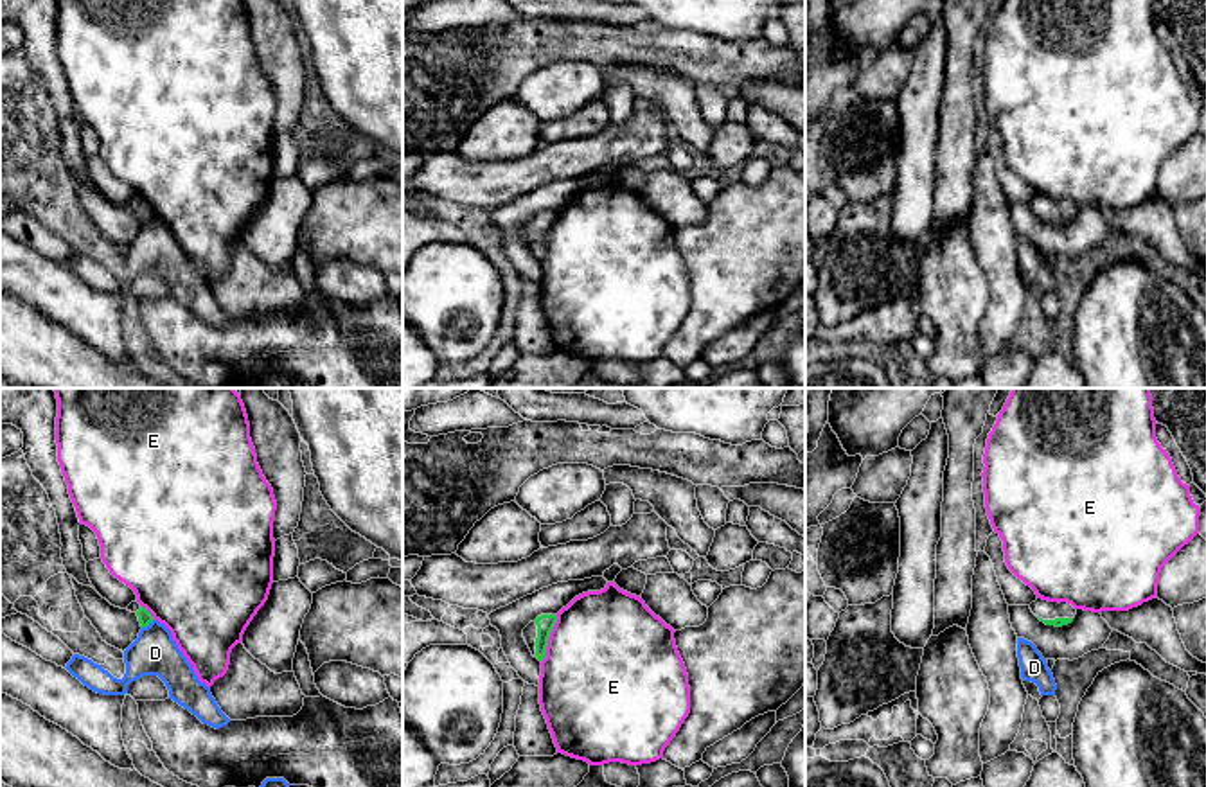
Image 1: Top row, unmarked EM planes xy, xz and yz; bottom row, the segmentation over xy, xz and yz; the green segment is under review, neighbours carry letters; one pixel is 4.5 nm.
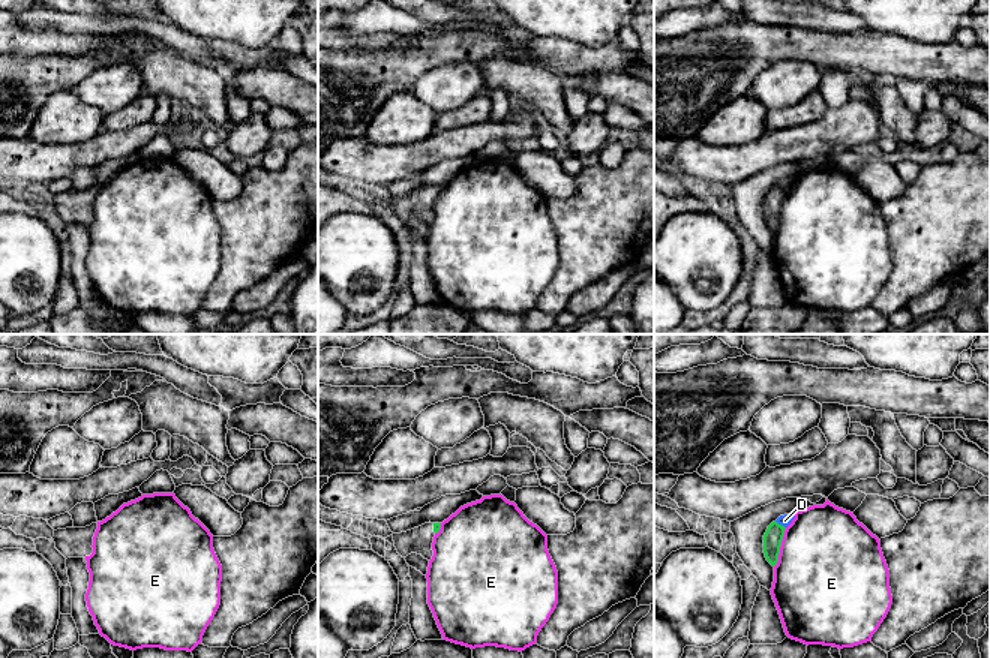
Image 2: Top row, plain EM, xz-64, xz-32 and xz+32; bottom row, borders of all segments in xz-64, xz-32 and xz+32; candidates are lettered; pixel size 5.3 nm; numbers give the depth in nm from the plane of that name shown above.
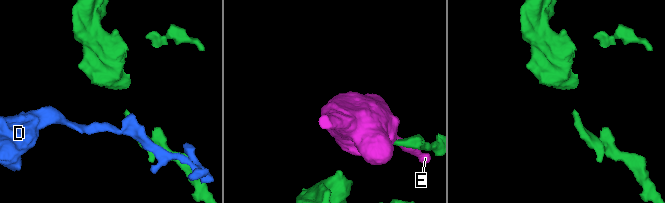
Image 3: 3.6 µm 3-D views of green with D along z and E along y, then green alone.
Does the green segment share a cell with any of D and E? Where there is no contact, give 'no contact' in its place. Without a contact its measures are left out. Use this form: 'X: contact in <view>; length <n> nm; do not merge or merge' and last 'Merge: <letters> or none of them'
D: contact in xy; length 70 nm; do not merge
E: contact in xz; length 220 nm; do not merge
Merge: none of them

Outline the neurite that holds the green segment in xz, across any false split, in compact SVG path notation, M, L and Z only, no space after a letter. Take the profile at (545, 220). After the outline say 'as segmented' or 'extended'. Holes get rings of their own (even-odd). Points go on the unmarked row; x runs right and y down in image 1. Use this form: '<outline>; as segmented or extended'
M541 212L523 226L523 235L539 259L546 255L548 235L555 219L555 212Z; extended

